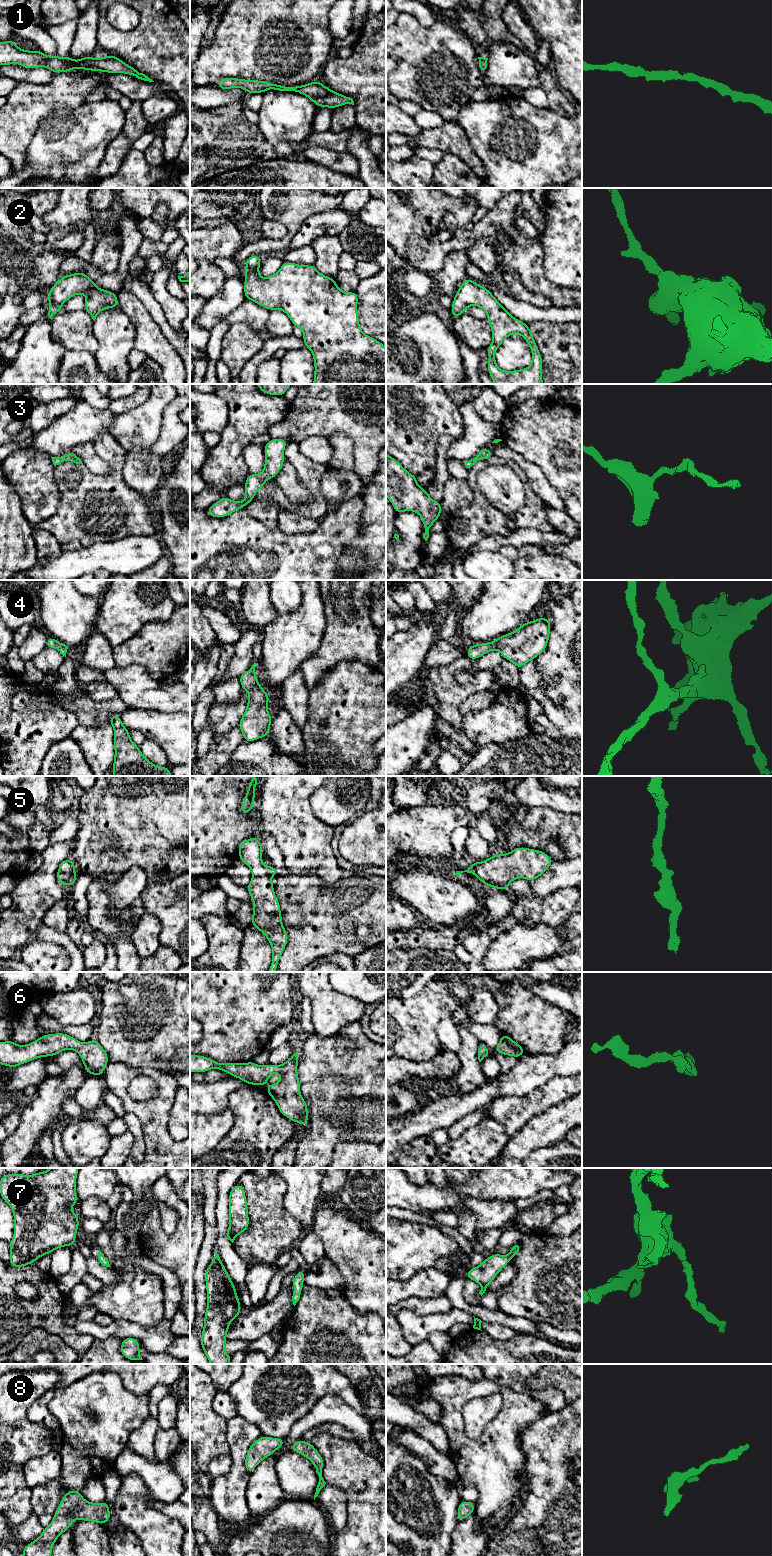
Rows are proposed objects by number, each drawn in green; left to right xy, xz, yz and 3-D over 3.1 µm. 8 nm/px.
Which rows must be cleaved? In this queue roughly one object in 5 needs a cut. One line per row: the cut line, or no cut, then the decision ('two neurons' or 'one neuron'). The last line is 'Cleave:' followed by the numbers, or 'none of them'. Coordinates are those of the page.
1: cut none; one neuron
2: cut none; one neuron
3: cut none; one neuron
4: cut none; one neuron
5: cut none; one neuron
6: cut none; one neuron
7: cut none; one neuron
8: cut none; one neuron
Cleave: none of them

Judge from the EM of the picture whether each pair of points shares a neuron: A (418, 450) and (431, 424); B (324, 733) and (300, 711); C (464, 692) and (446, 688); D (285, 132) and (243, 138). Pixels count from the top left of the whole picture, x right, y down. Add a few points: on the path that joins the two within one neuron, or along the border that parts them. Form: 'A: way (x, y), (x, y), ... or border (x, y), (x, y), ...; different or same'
A: way (418, 444), (418, 437), (425, 430); same
B: border (309, 694), (308, 716), (301, 730); different
C: way (460, 692), (450, 692); same
D: border (256, 124), (265, 145); different

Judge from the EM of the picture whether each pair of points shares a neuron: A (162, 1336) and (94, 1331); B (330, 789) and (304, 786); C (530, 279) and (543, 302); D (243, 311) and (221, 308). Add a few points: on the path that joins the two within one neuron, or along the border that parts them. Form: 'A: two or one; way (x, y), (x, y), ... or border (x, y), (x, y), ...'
A: one; way (145, 1335), (135, 1330), (111, 1330)
B: two; border (317, 788), (309, 797), (309, 808), (311, 811)
C: two; border (519, 277), (527, 288), (544, 294), (553, 306)
D: two; border (245, 299), (220, 321)

